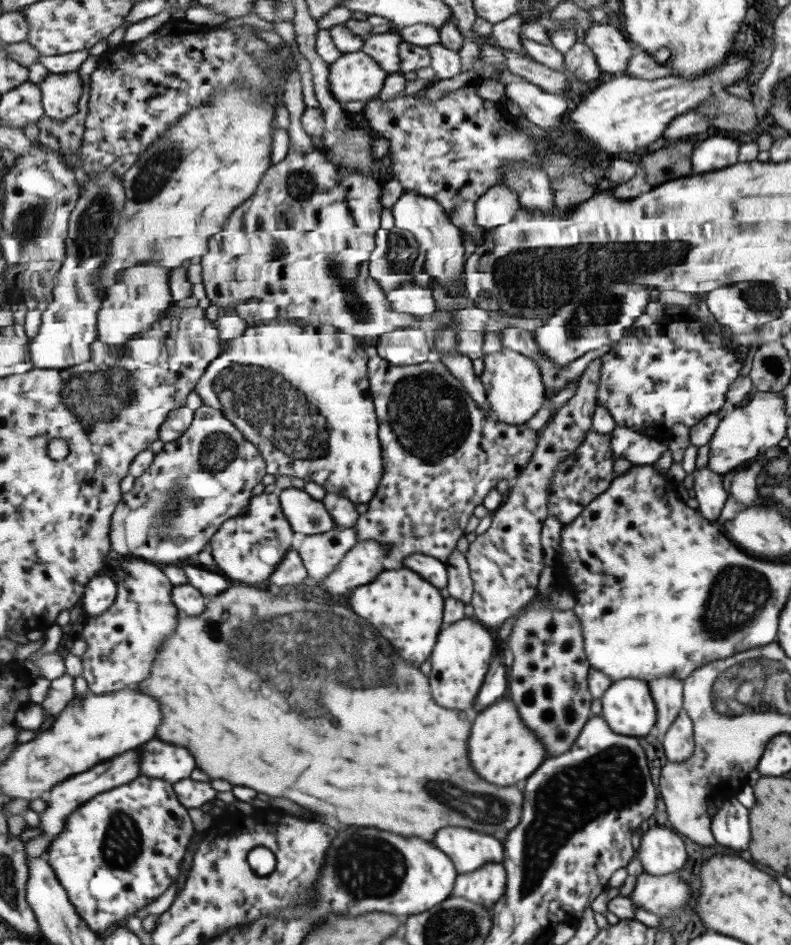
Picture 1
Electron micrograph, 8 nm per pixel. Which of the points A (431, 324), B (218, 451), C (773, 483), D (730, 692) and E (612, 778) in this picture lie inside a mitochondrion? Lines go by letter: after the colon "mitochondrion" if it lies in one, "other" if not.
A: other
B: mitochondrion
C: mitochondrion
D: mitochondrion
E: mitochondrion

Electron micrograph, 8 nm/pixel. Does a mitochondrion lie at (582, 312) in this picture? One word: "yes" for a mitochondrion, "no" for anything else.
yes

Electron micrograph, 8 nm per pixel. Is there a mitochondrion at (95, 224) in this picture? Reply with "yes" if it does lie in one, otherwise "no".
yes

